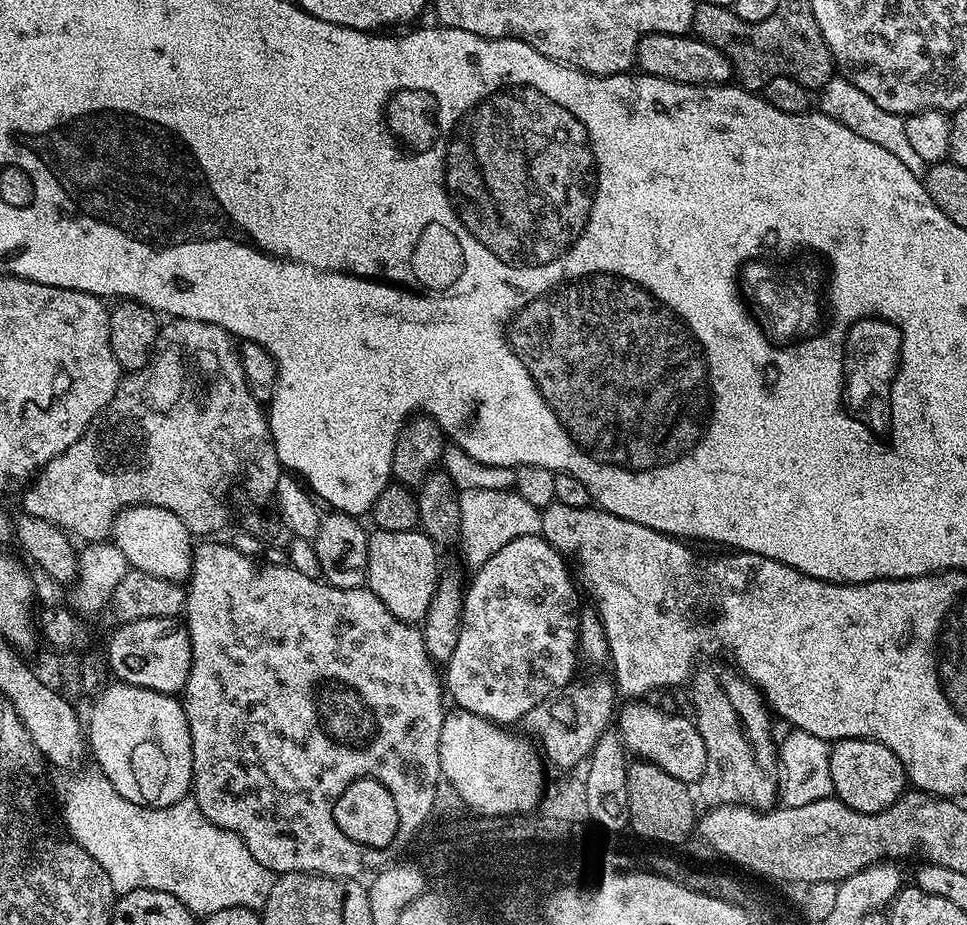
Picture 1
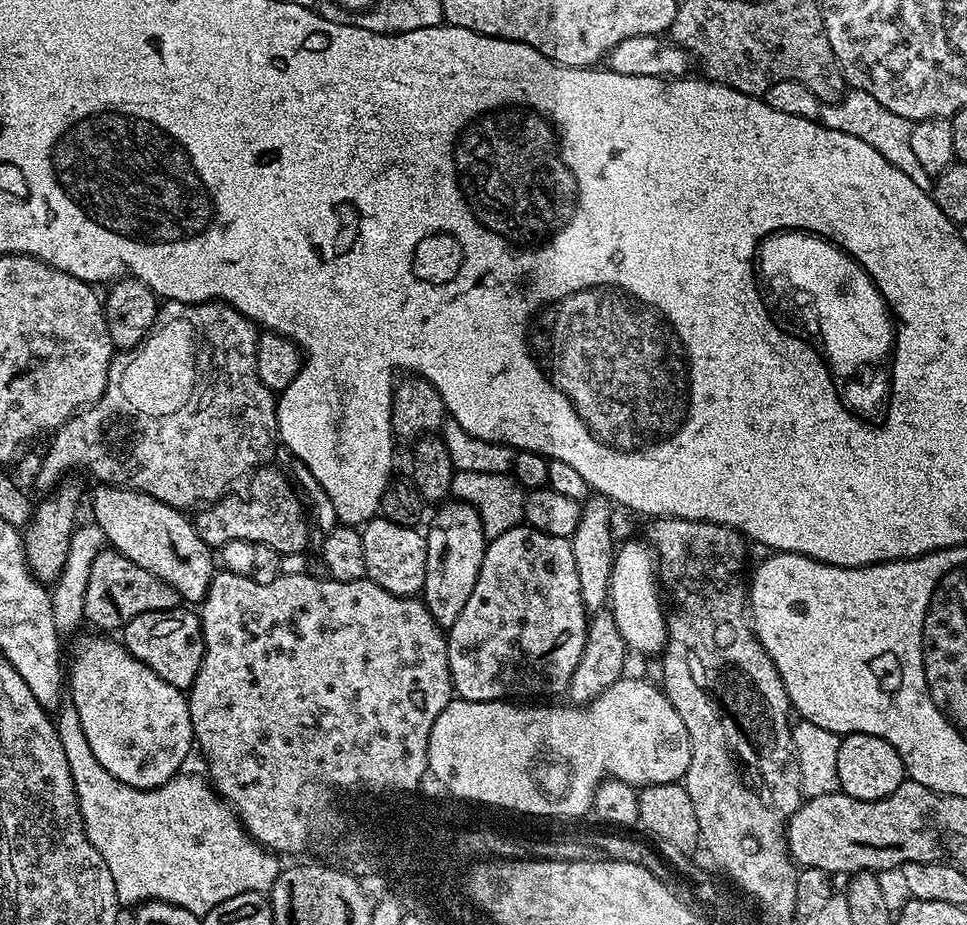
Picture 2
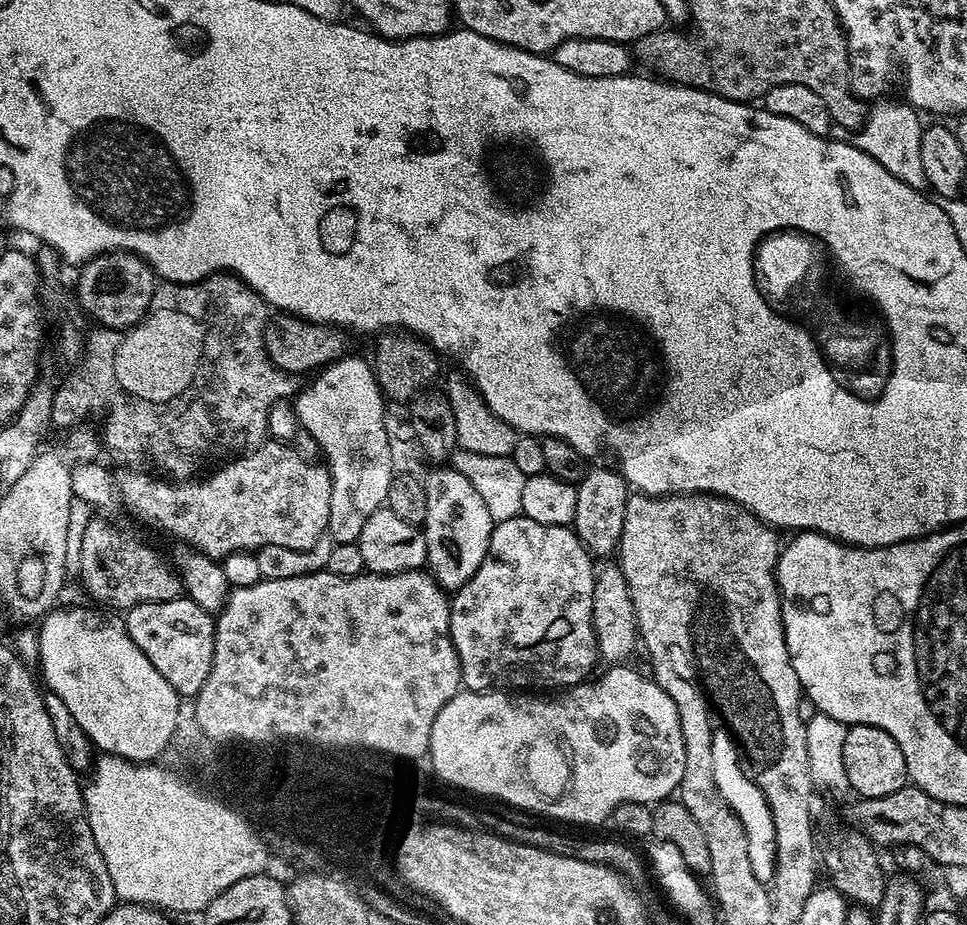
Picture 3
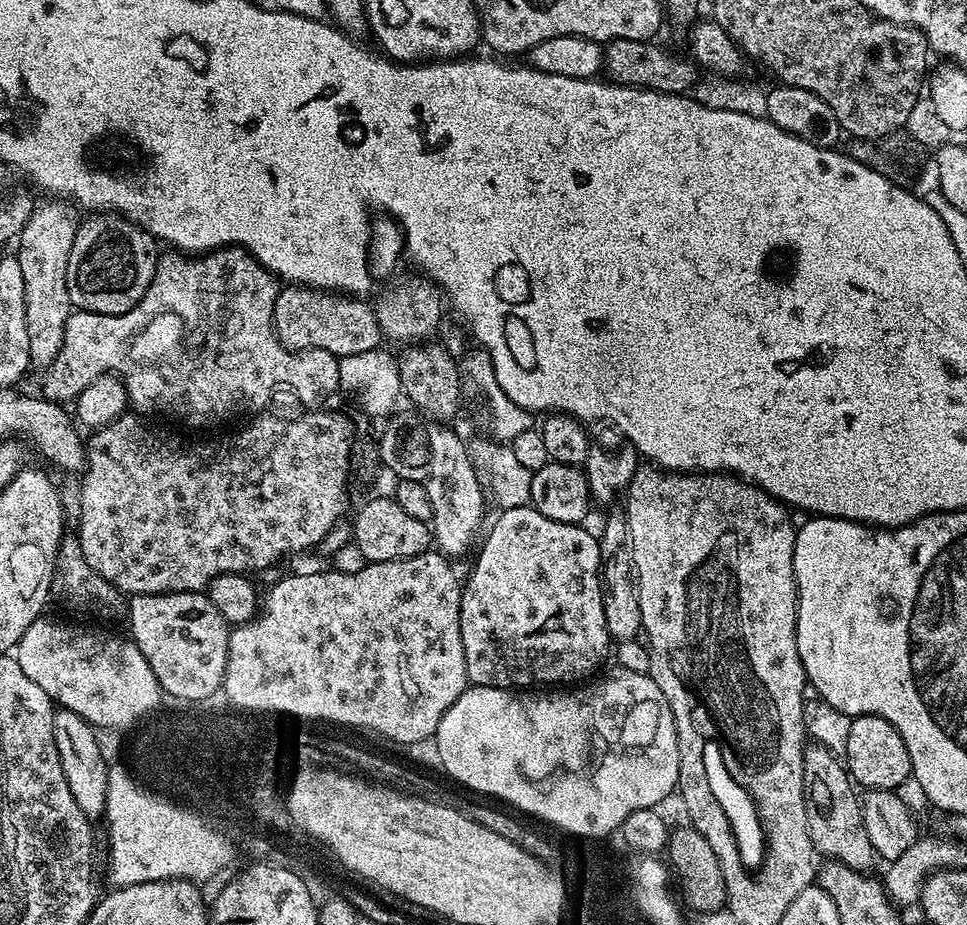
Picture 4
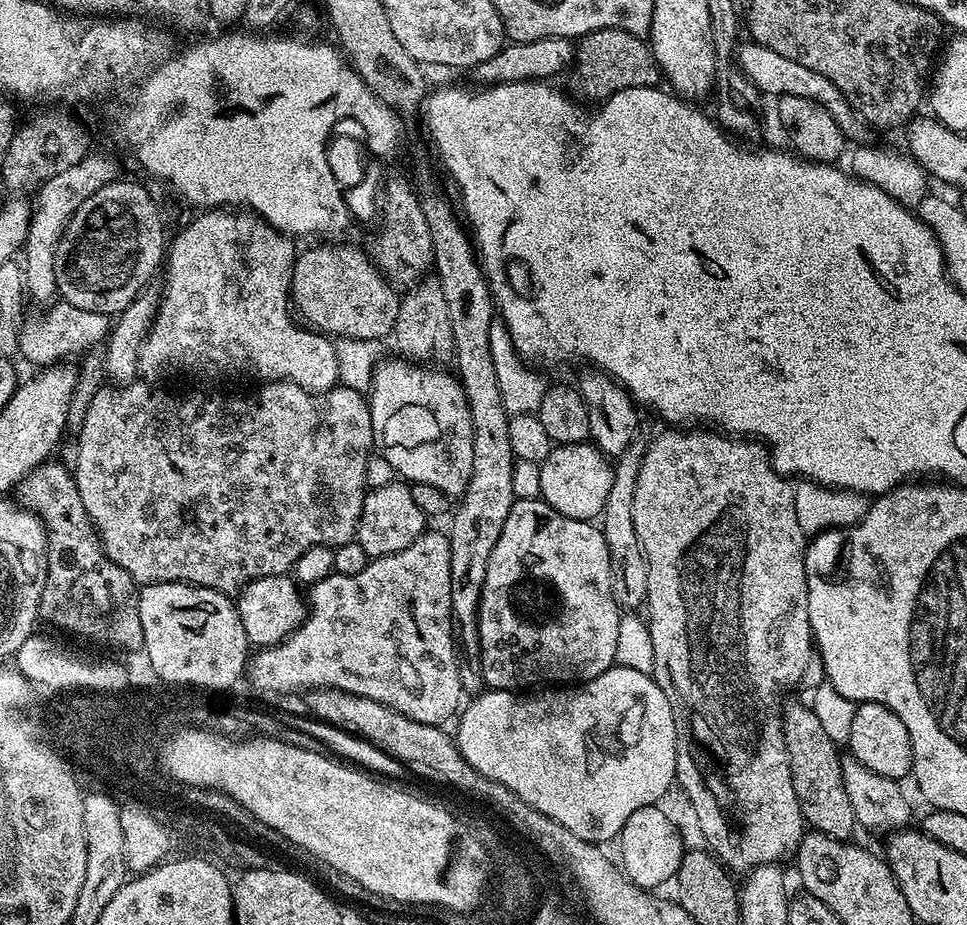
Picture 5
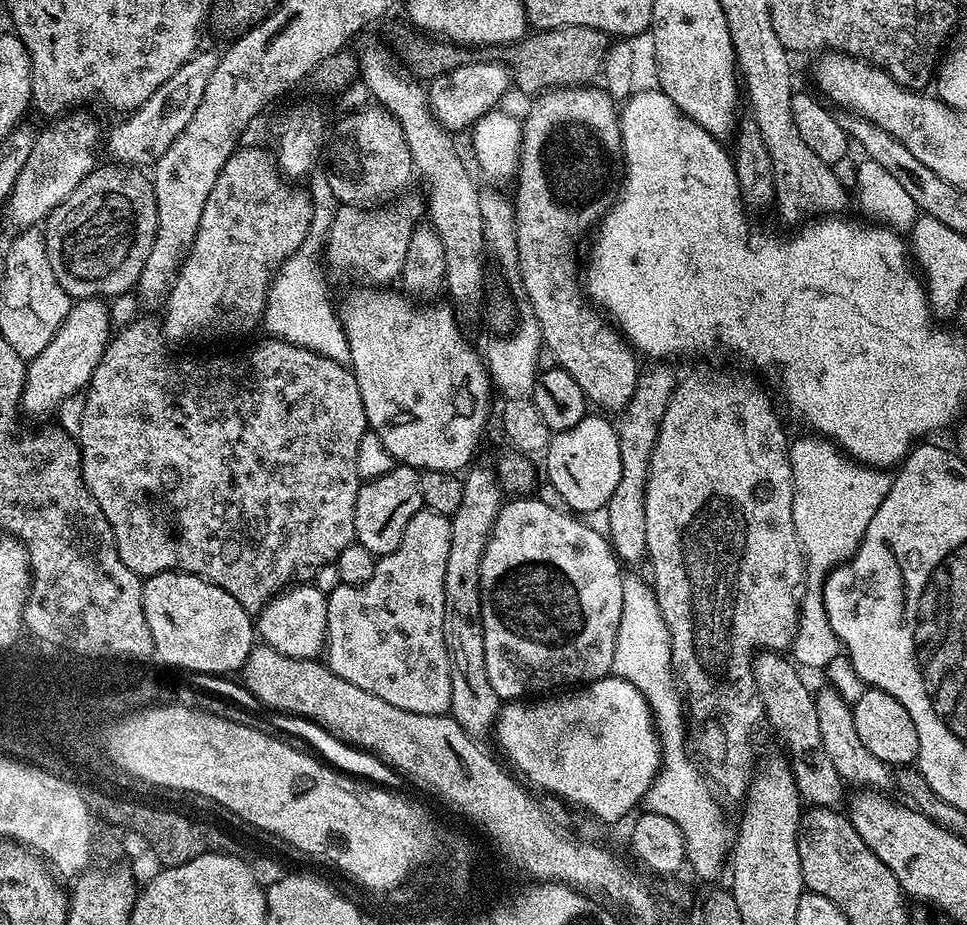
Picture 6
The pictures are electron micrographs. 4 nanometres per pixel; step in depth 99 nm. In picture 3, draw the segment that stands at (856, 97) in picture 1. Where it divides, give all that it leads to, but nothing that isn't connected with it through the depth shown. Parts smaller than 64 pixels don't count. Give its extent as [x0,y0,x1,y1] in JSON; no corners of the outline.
[852,100,928,192]

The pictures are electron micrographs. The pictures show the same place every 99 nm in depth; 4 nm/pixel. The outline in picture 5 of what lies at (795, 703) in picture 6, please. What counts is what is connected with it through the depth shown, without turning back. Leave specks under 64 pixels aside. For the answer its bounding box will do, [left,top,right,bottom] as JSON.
[780,703,858,841]

